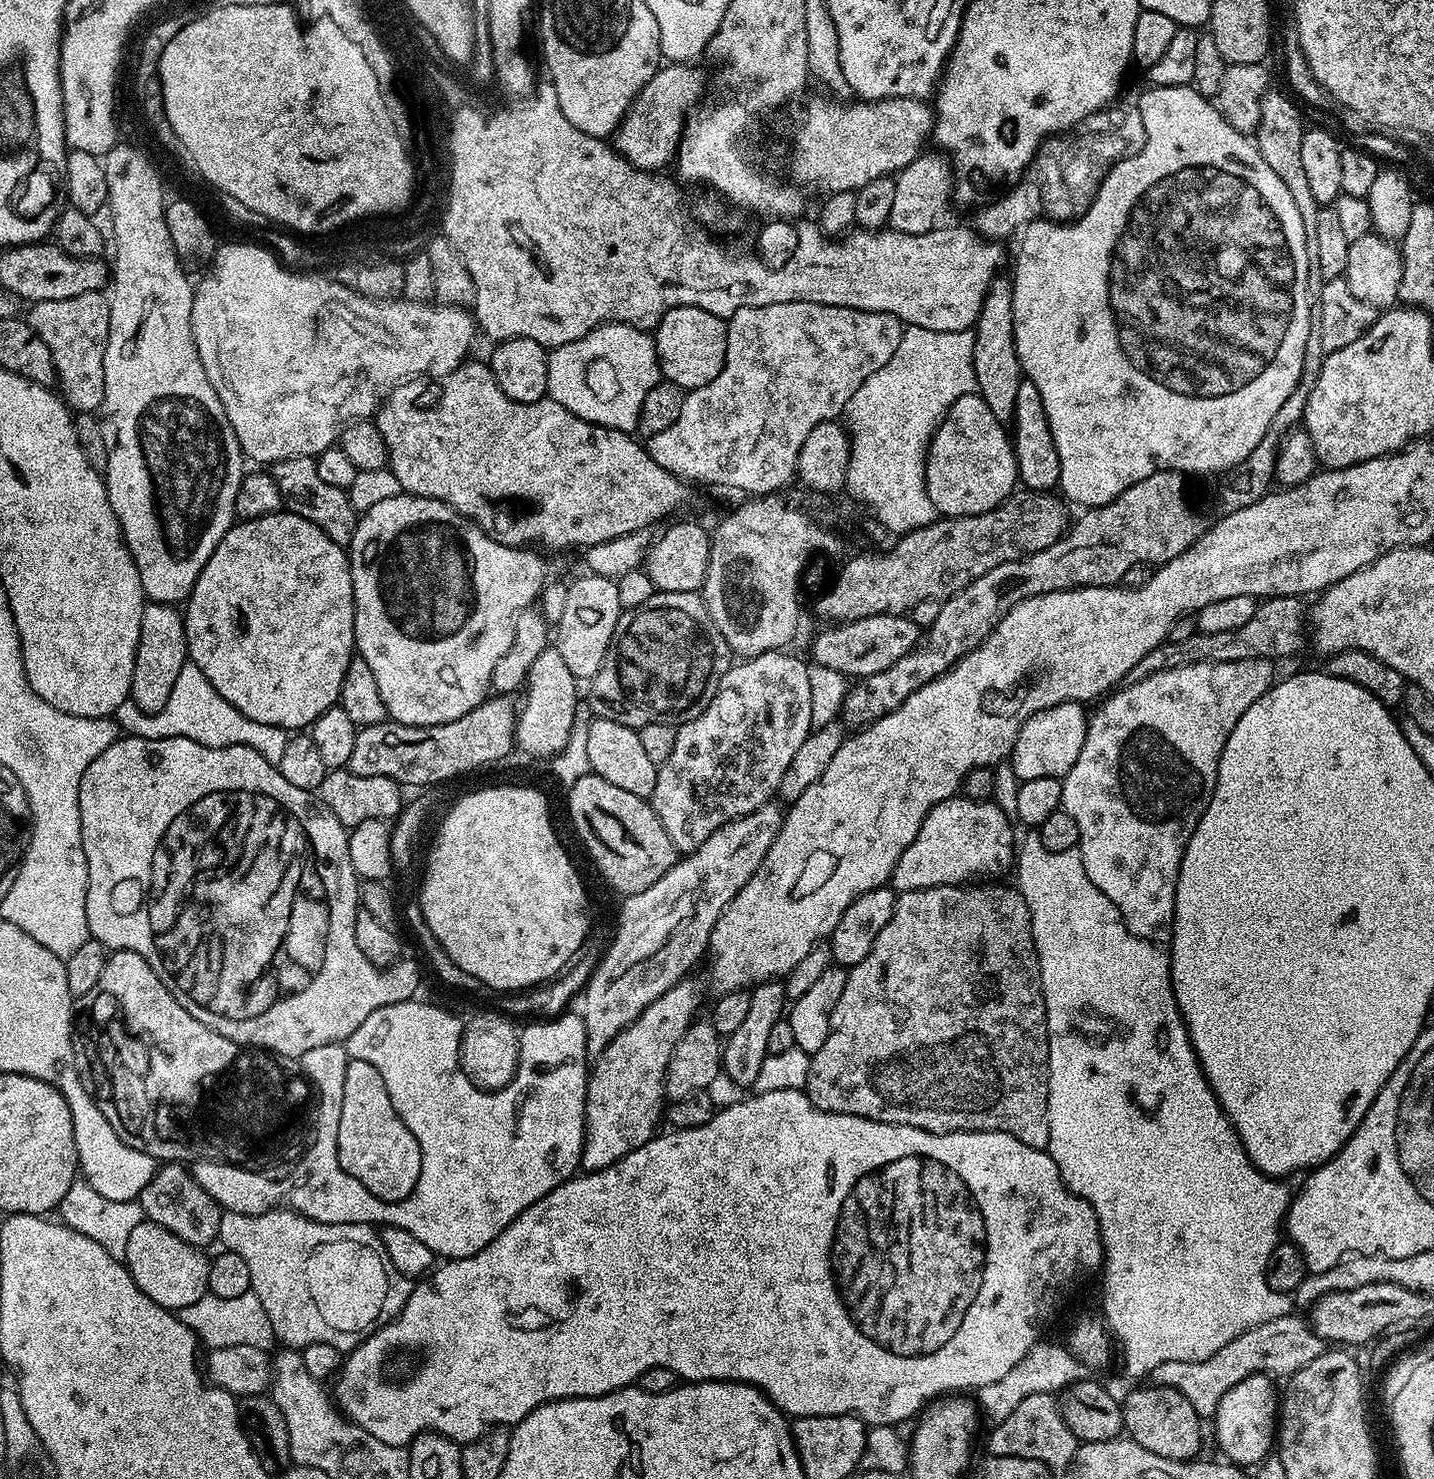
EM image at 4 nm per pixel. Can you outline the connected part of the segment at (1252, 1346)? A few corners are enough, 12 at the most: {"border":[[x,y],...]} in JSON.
{"border":[[1289,1314],[1262,1322],[1202,1362],[1162,1362],[1151,1383],[1201,1418],[1253,1374],[1289,1378],[1326,1342]]}

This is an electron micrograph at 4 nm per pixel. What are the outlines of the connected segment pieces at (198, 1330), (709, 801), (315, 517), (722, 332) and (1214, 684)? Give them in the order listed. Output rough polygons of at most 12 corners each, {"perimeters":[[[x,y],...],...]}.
{"perimeters":[[[251,1289],[177,1309],[209,1349],[276,1340]],[[733,663],[652,809],[677,853],[758,810],[814,727],[807,663]],[[313,457],[270,471],[287,511],[351,544],[358,519],[345,489],[322,479]],[[680,306],[656,325],[661,377],[685,390],[726,362],[725,317]],[[1273,661],[1113,691],[1062,777],[1086,878],[1171,941],[1182,854]]]}

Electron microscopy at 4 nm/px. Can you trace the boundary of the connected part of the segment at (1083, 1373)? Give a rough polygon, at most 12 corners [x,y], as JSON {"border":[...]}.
{"border":[[1042,1340],[1005,1377],[980,1388],[992,1422],[1031,1394],[1061,1391],[1090,1370]]}

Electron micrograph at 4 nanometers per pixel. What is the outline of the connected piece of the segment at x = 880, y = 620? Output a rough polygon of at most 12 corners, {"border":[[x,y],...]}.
{"border":[[868,615],[815,638],[811,659],[849,678],[889,669],[922,630]]}

